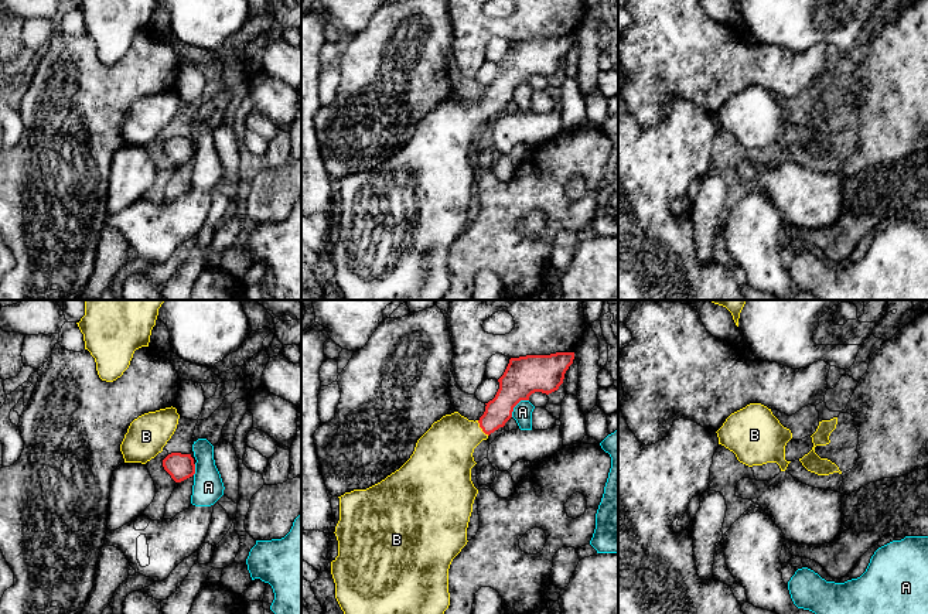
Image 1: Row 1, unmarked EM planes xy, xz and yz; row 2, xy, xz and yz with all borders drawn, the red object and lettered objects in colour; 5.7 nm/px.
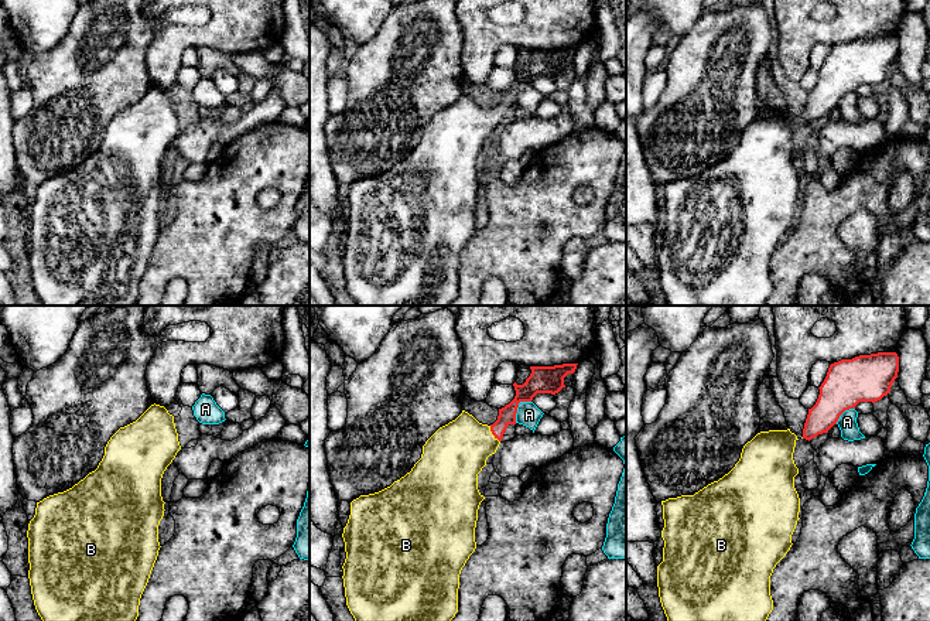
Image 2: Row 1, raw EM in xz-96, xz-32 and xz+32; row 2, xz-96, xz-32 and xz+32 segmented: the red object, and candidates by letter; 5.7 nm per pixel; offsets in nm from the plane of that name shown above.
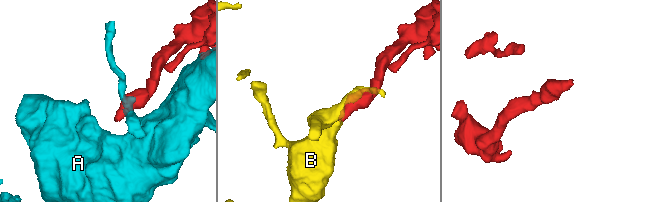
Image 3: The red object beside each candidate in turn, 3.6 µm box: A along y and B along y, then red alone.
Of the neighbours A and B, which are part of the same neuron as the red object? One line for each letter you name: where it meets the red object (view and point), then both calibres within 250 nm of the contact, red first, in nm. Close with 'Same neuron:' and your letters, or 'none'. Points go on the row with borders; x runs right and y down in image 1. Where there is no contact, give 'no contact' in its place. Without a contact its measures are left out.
B: meets red in xz at (481, 427); 150 nm thick on the red side, 320 nm on the other
Same neuron: B

